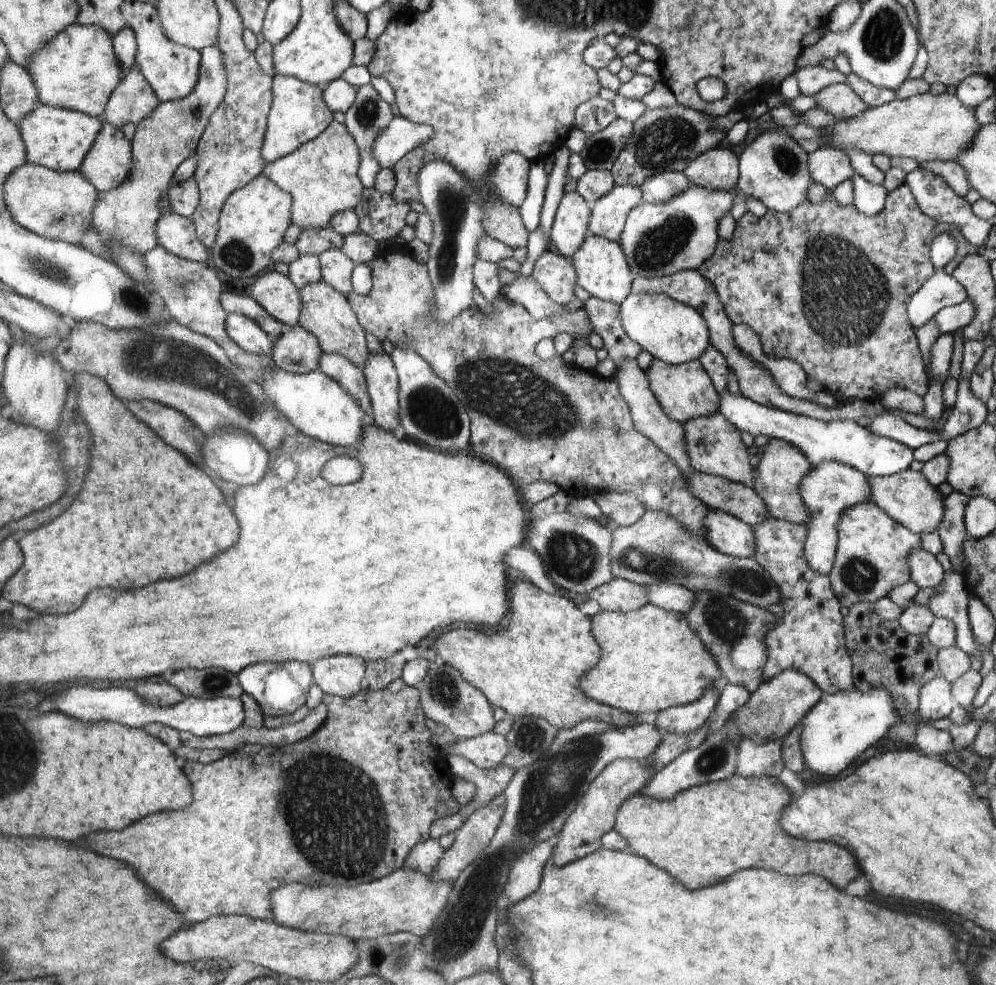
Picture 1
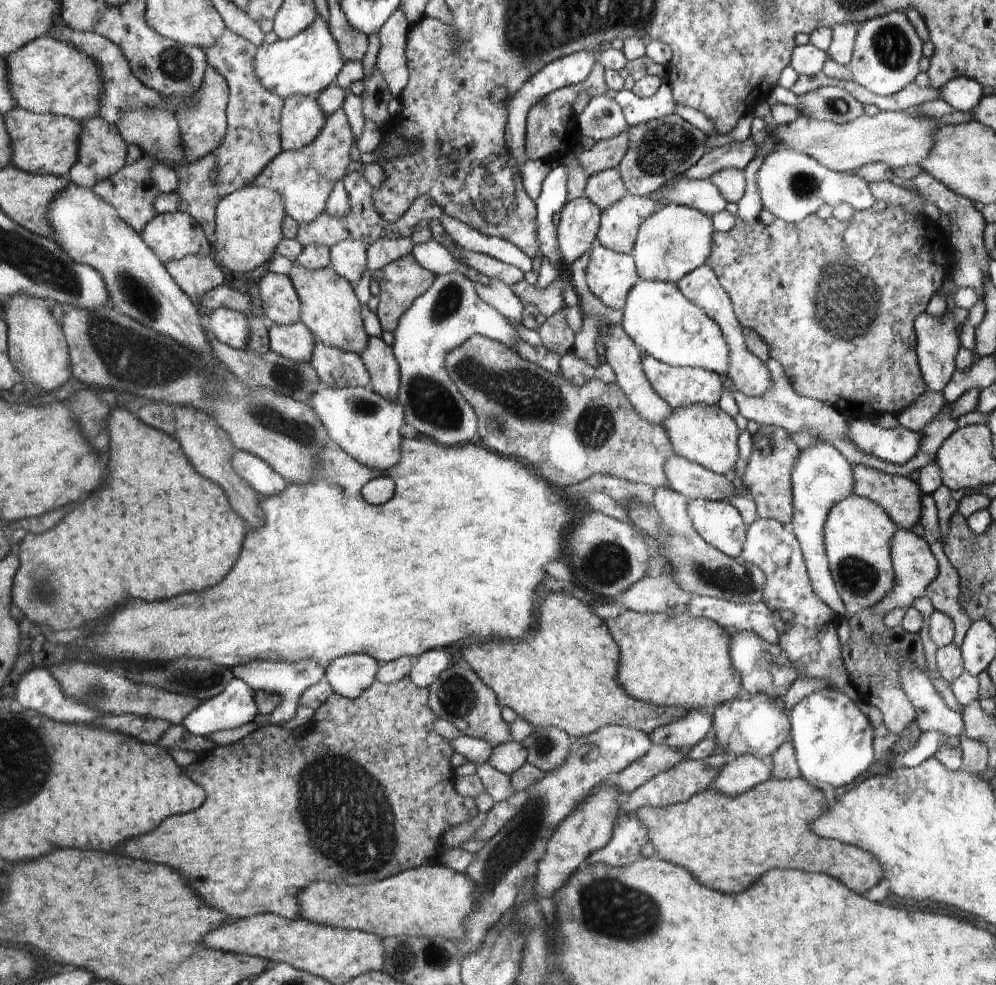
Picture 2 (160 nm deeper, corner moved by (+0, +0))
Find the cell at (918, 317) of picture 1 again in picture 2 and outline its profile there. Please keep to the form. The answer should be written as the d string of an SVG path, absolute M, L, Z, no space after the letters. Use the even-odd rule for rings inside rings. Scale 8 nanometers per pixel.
M959 307L946 311L944 316L934 318L928 313L920 314L914 320L914 328L917 336L916 353L922 380L927 390L932 392L943 392L950 378L954 376L955 359L961 348L959 330L964 323L965 310Z

